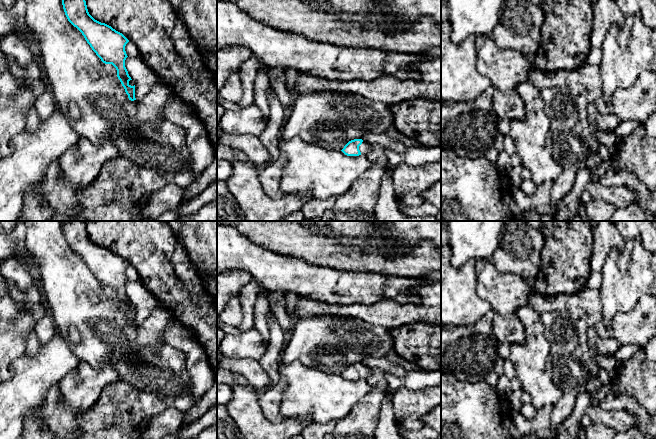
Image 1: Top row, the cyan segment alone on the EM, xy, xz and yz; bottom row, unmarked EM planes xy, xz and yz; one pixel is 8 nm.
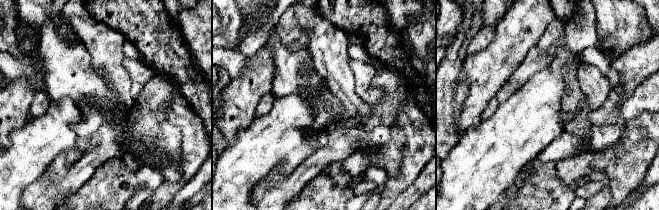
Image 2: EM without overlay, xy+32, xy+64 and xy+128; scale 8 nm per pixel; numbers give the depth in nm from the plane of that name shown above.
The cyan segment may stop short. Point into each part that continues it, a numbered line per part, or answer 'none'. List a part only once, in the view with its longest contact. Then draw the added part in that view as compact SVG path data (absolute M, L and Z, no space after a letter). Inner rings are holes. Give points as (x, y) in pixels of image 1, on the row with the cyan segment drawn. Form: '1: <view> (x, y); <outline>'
1: xz (365, 148); M363 141L362 144L359 146L361 155L367 155L371 151L372 146L373 145Z

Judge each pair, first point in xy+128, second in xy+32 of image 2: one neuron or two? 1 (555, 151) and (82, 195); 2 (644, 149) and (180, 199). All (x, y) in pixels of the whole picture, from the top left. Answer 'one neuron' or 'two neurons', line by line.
1: two neurons
2: two neurons

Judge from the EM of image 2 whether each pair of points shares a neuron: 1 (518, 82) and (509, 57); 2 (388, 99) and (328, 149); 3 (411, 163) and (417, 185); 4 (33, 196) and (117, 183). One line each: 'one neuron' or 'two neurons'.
1: two neurons
2: one neuron
3: two neurons
4: two neurons

